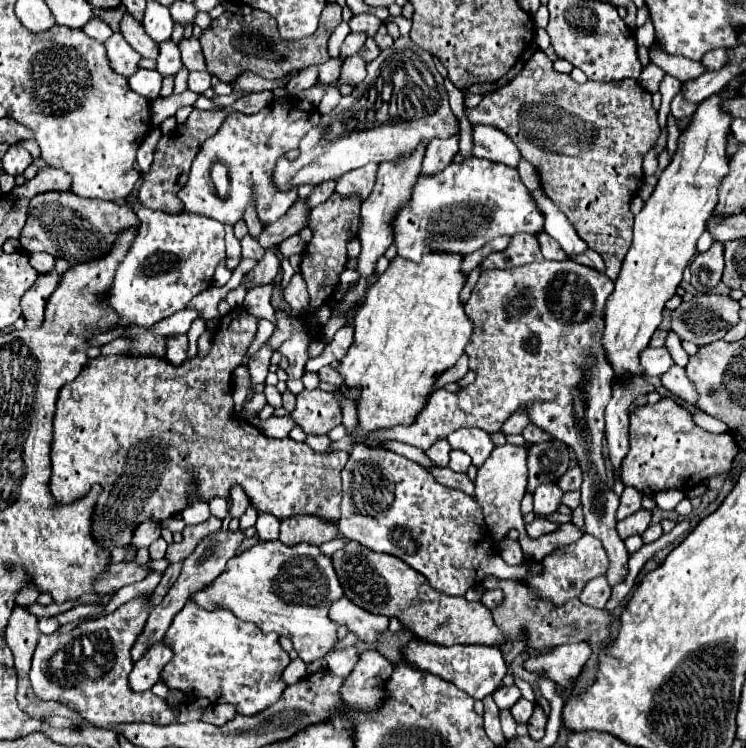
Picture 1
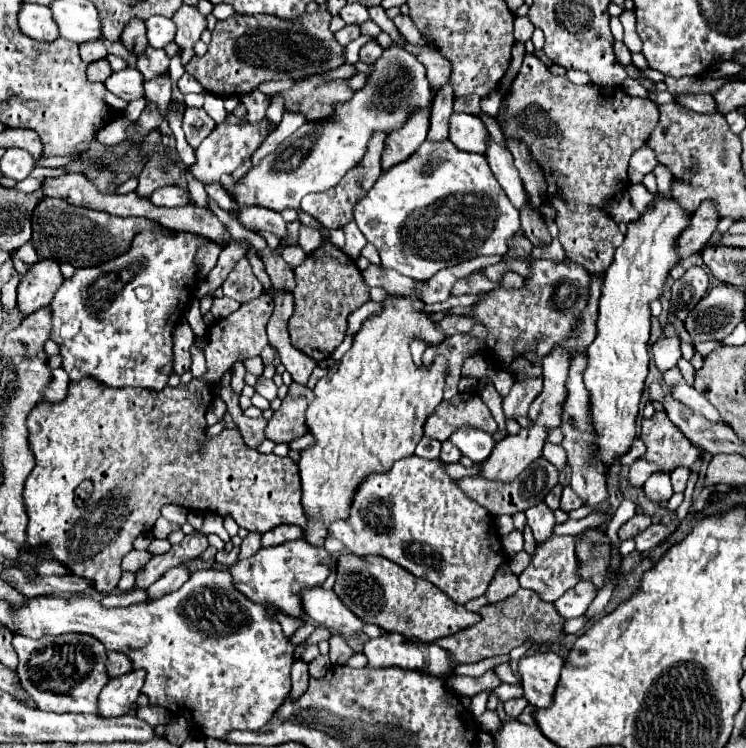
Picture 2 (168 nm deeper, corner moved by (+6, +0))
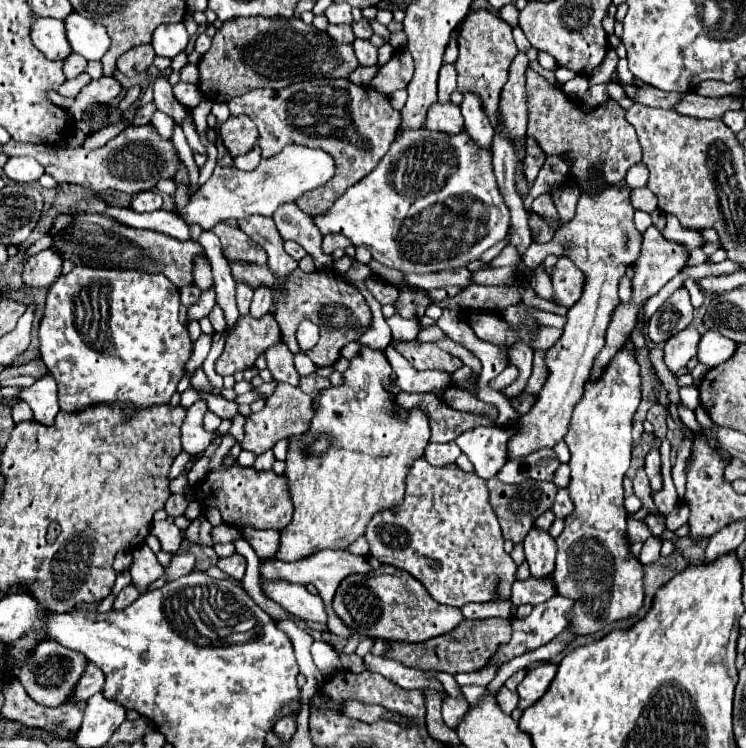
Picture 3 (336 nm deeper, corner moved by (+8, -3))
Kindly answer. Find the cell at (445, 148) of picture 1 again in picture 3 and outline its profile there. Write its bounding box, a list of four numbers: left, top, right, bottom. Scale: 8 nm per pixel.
[438,63,456,101]

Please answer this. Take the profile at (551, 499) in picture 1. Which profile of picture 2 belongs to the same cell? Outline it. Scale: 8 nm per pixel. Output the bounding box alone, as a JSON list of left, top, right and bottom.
[526,502,556,542]

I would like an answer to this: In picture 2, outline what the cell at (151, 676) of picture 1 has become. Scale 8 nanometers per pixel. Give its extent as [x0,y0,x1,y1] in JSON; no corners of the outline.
[98,670,146,718]

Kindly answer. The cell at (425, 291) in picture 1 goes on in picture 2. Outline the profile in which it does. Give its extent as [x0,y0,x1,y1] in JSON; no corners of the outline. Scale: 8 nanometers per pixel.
[298,292,448,546]

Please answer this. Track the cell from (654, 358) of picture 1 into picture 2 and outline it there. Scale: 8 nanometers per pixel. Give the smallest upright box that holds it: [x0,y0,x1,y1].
[652,336,680,372]

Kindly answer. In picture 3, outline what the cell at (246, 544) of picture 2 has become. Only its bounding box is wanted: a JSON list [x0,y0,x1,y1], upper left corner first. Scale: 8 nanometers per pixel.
[218,553,246,581]

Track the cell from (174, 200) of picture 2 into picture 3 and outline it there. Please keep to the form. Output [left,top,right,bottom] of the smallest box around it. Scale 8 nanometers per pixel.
[130,191,162,213]

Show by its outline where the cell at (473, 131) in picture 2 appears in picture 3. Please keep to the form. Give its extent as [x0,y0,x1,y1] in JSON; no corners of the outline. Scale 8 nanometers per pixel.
[424,101,464,135]

